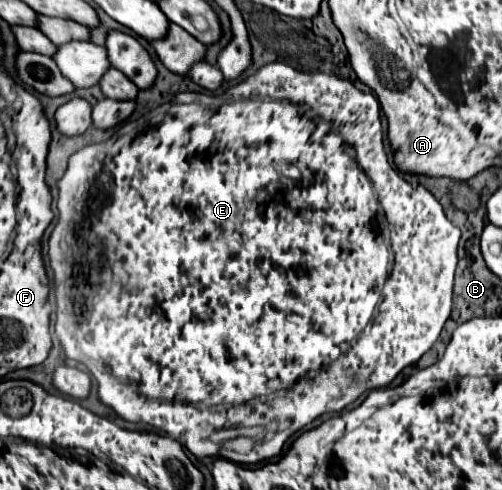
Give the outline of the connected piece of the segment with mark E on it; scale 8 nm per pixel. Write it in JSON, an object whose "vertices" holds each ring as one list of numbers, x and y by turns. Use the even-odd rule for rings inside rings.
{"vertices":[[269,63,269,65,261,67,257,71,257,75,245,79,237,87,253,87,253,97,239,95,241,89,237,89,237,91,231,89,225,97,225,103,223,103,217,97,203,97,203,95,195,97,195,93,185,93,187,95,185,103,169,103,169,105,163,105,163,107,147,113,145,117,141,117,137,121,125,123,117,131,115,141,111,139,107,143,87,145,81,151,73,153,71,159,69,159,69,167,67,167,65,175,57,183,59,185,59,201,57,201,59,223,57,223,57,227,55,227,55,231,51,233,51,239,49,239,49,259,51,259,51,267,53,267,53,273,55,273,55,285,57,285,57,291,55,291,55,295,57,295,57,325,55,325,55,329,57,329,57,337,63,345,63,349,65,349,65,355,67,355,65,364,80,371,85,371,91,379,97,380,98,396,101,397,101,401,105,405,113,407,123,419,127,419,131,423,147,423,151,427,157,427,157,429,165,431,167,435,177,439,183,447,187,447,195,457,227,457,233,463,259,463,259,461,267,461,267,459,279,455,283,443,293,433,301,431,305,425,315,421,319,415,337,413,337,411,345,409,349,403,353,403,365,391,389,385,401,373,401,369,405,369,407,365,413,365,423,353,427,353,431,349,431,345,437,341,437,337,439,337,445,321,449,319,449,313,451,313,453,277,455,277,455,267,457,267,457,243,461,239,461,231,459,231,459,227,455,227,445,217,439,201,423,185,413,187,387,161,387,153,385,153,385,145,383,145,379,101,371,93,361,93,349,81,339,79,335,75,301,73,301,71,295,71,293,67,289,67,285,63],[387,247,393,251,391,273,387,271,387,261,389,261,389,249],[85,325,87,325,87,341,81,341,79,337,81,337,81,331,83,331],[233,435,251,437,255,441,251,451,249,453,237,453,231,447,227,447,225,443,229,439,233,439]]}

